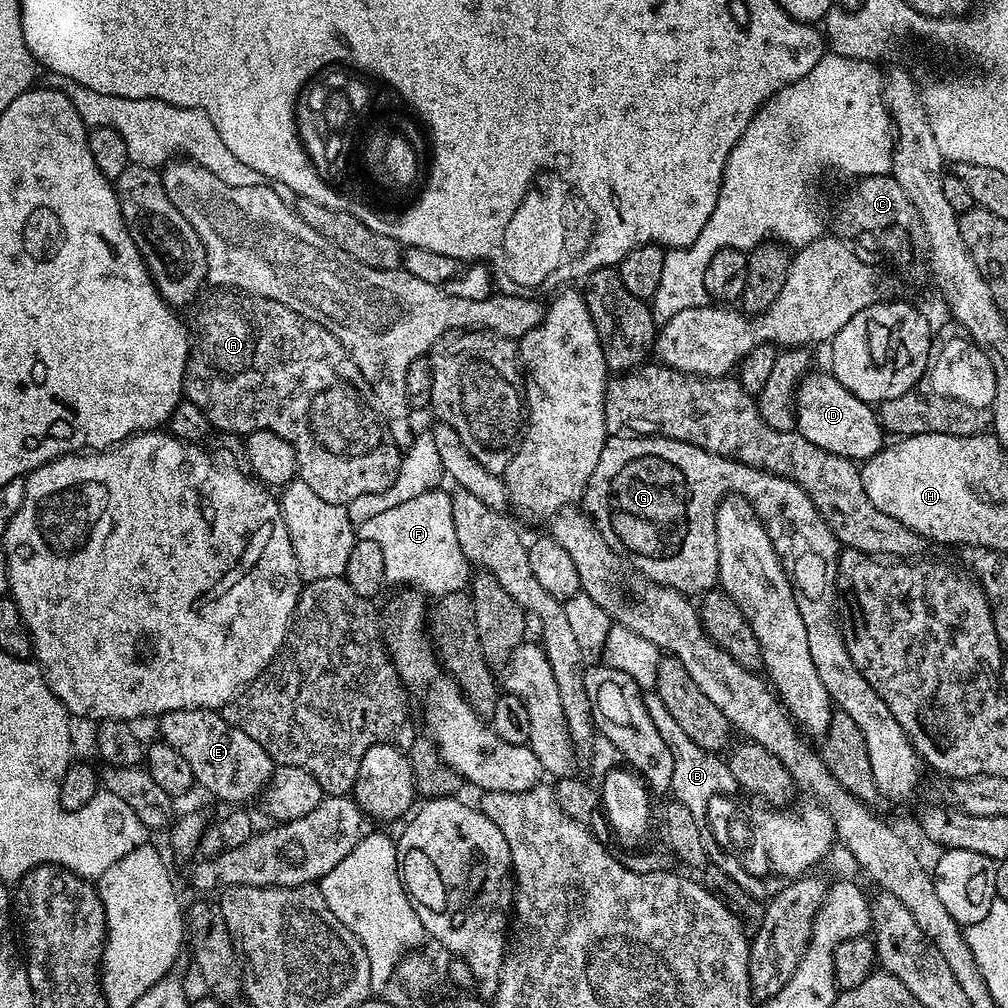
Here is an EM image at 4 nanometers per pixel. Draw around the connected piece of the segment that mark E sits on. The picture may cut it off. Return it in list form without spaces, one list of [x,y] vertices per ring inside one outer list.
[[[187,708],[174,710],[159,717],[159,739],[165,744],[174,746],[186,762],[190,762],[190,770],[194,770],[194,778],[199,787],[204,787],[212,796],[225,800],[228,806],[244,806],[261,795],[268,786],[268,780],[274,771],[274,761],[250,734],[242,734],[238,726],[230,726],[226,718],[211,708]]]

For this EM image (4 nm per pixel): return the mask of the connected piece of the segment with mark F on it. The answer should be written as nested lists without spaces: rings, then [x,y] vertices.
[[[444,491],[418,494],[418,498],[409,498],[399,506],[355,525],[359,539],[378,542],[378,546],[382,546],[386,562],[384,578],[389,585],[413,584],[421,588],[416,590],[429,592],[432,598],[463,592],[469,587],[470,565],[466,554],[462,554],[458,533],[454,530],[453,493]]]

